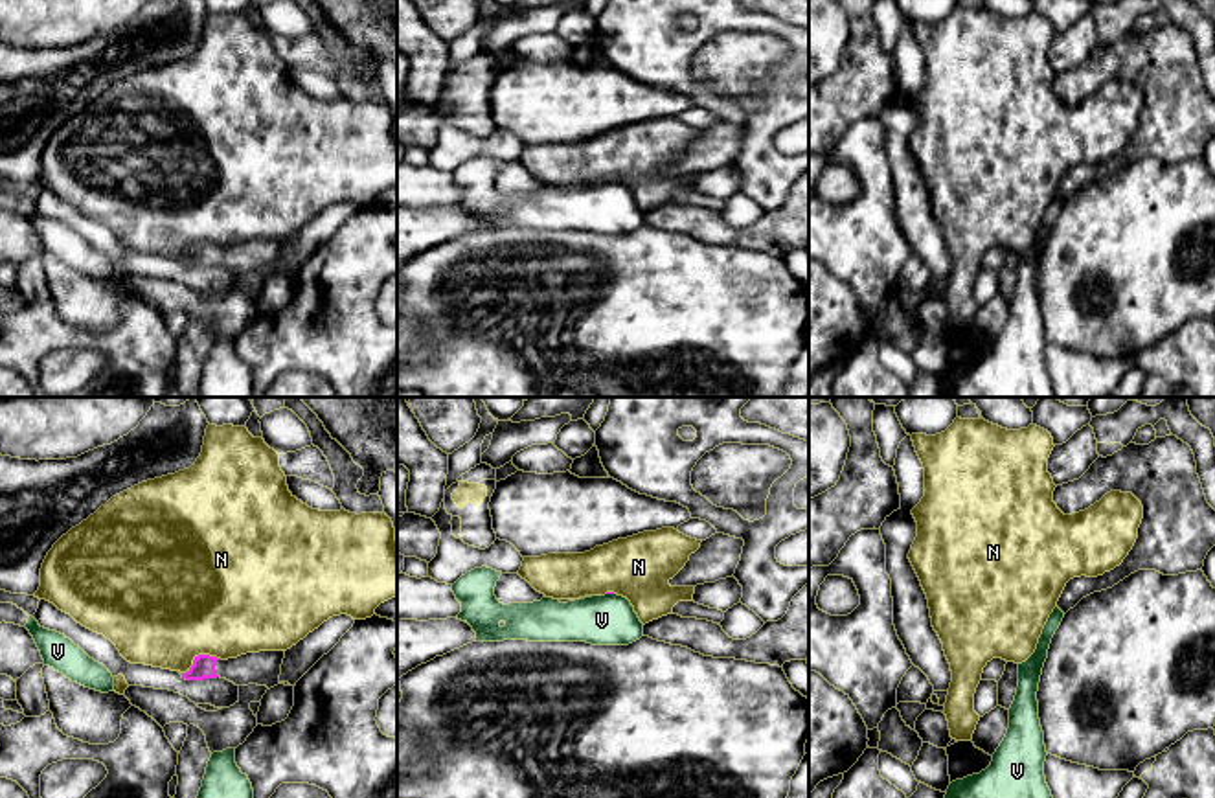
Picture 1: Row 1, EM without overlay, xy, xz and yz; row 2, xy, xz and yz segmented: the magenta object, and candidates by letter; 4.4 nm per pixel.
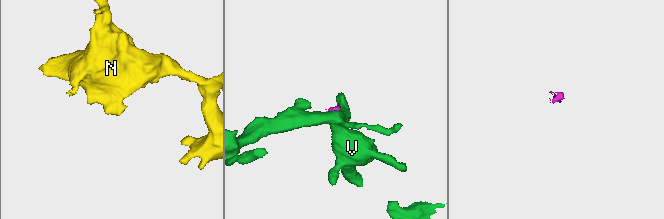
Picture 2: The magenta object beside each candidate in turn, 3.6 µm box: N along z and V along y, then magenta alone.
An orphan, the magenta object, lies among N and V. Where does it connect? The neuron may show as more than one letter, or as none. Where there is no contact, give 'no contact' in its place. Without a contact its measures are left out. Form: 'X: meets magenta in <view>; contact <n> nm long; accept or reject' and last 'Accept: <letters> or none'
N: meets magenta in xy; contact 180 nm long; reject
V: meets magenta in xz; contact 30 nm long; reject
Accept: none

